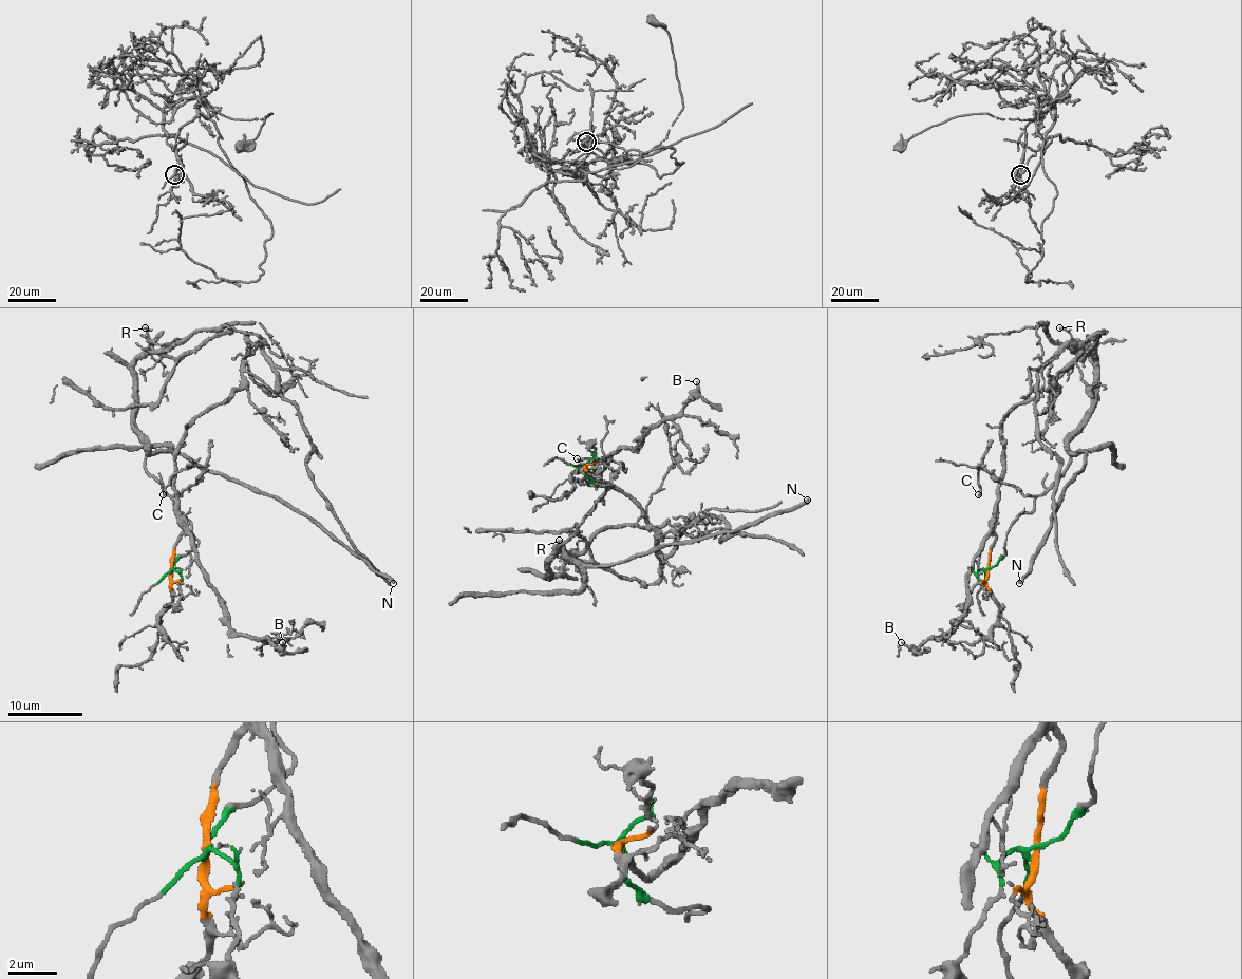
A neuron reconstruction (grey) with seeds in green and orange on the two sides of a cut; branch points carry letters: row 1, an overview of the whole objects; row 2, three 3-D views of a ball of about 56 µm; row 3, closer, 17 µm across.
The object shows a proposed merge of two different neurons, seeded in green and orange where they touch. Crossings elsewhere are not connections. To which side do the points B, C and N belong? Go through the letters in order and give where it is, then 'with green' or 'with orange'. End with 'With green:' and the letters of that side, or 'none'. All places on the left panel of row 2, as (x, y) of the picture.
B: (282, 642) | with orange
C: (163, 494) | with green
N: (393, 583) | with green
With green: C, N

